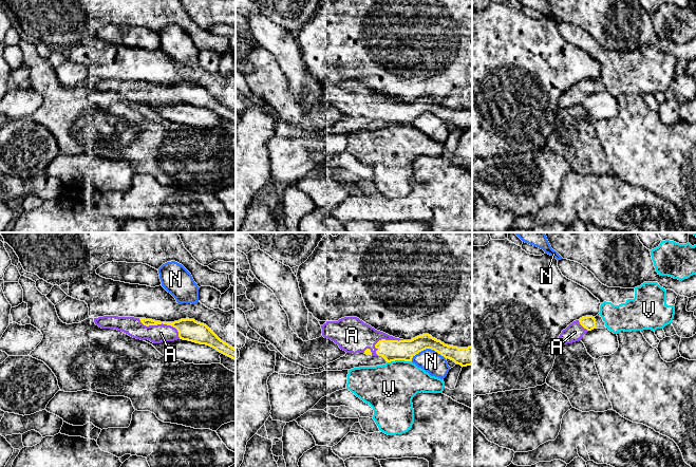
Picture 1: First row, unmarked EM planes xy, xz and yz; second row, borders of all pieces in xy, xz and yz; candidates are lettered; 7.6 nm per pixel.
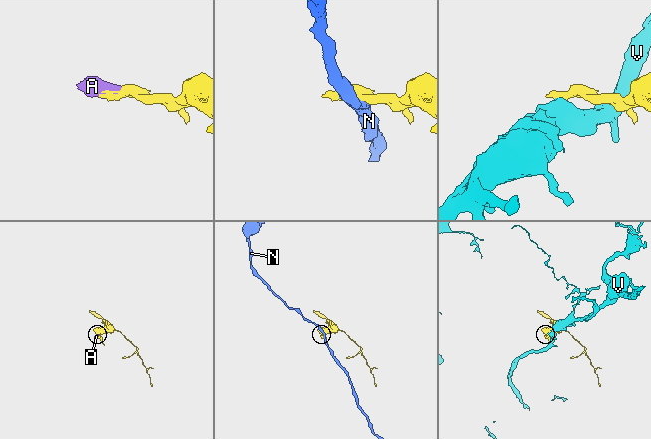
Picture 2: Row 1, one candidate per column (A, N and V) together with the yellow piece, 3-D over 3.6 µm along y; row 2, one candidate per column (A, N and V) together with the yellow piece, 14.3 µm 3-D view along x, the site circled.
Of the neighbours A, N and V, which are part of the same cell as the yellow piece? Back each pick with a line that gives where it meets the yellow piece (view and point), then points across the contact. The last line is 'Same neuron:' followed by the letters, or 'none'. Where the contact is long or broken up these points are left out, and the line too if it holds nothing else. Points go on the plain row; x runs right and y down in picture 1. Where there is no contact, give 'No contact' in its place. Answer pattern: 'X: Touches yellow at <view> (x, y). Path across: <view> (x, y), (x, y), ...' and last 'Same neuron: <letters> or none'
A: Touches yellow at xy (162, 86). Path across: xy (190, 93), (176, 93), (162, 86), (161, 96)
Same neuron: A

